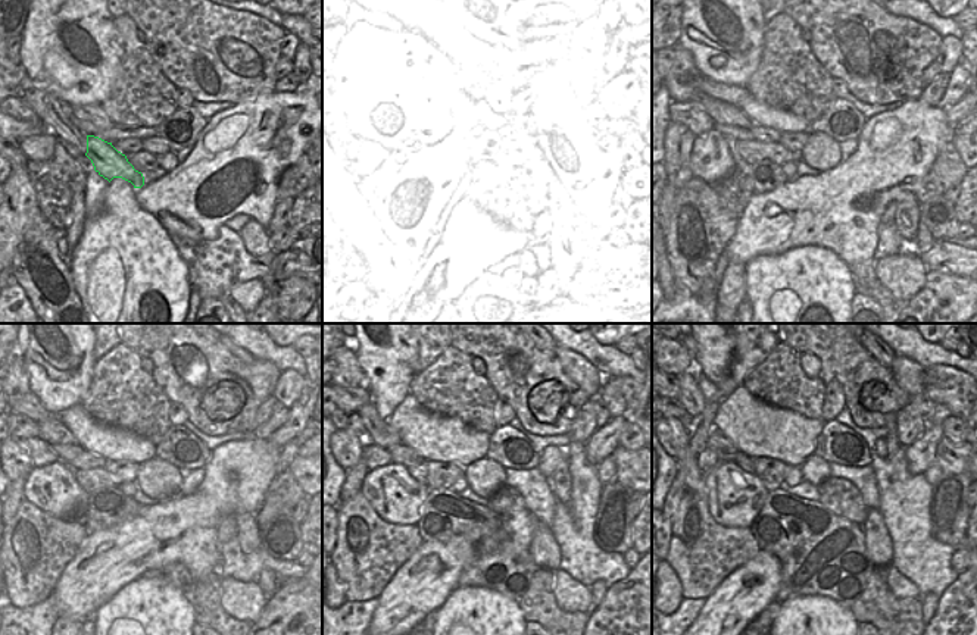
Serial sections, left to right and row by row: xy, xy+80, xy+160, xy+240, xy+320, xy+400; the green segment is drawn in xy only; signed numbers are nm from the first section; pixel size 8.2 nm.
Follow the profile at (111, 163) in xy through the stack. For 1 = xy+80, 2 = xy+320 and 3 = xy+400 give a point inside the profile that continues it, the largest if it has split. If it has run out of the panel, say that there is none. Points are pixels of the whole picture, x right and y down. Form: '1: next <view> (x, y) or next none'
1: next xy+80 (421, 140)
2: next xy+320 (381, 434)
3: next xy+400 (692, 399)

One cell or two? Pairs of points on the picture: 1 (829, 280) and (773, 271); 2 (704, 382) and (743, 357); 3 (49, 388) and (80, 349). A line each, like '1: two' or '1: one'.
1: one
2: one
3: one

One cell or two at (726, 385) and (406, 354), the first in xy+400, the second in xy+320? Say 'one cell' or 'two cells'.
two cells

